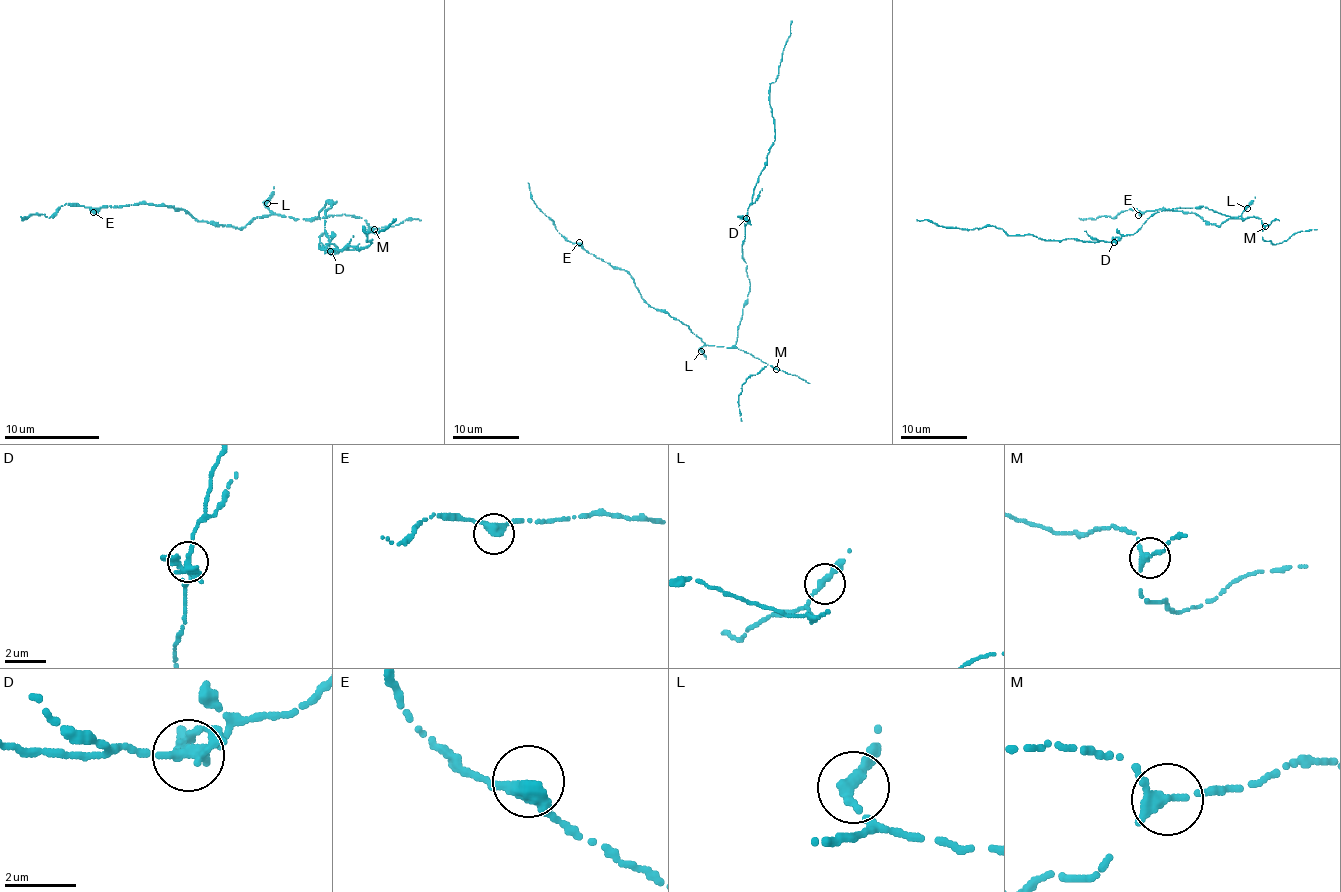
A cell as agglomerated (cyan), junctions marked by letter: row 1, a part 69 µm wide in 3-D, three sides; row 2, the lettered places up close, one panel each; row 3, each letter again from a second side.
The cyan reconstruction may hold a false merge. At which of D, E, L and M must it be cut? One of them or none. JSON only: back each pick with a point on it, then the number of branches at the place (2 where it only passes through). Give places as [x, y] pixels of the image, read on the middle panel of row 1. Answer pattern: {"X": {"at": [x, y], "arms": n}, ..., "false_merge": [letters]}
{"false_merge": []}

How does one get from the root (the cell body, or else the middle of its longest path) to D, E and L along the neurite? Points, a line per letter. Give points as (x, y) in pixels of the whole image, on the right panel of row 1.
D: (1205, 208), (1158, 211), (1135, 233), (1122, 235), (1113, 241)
E: (1205, 208), (1243, 220), (1242, 216), (1233, 216), (1217, 226), (1195, 213), (1163, 208), (1138, 215)
L: (1205, 208), (1242, 220), (1242, 213), (1247, 208)

